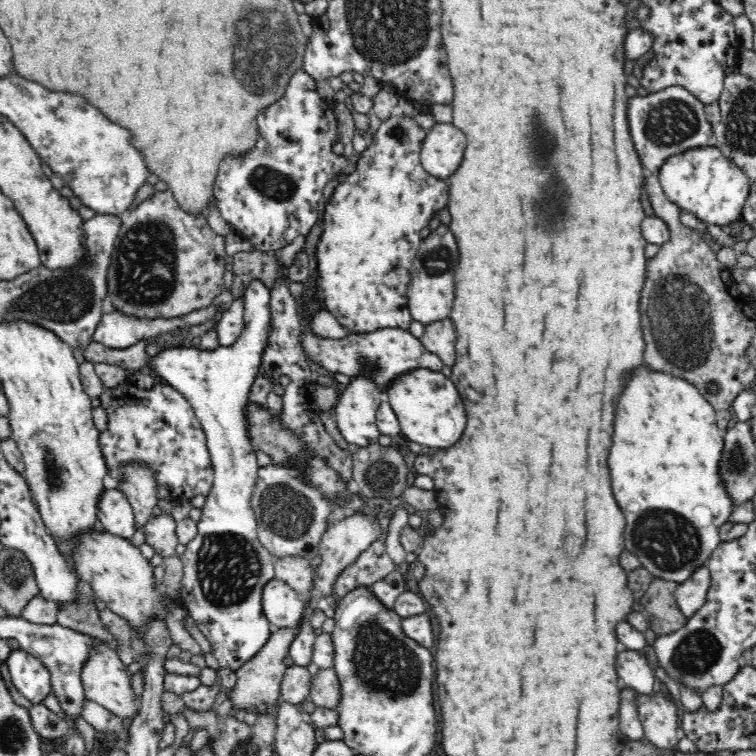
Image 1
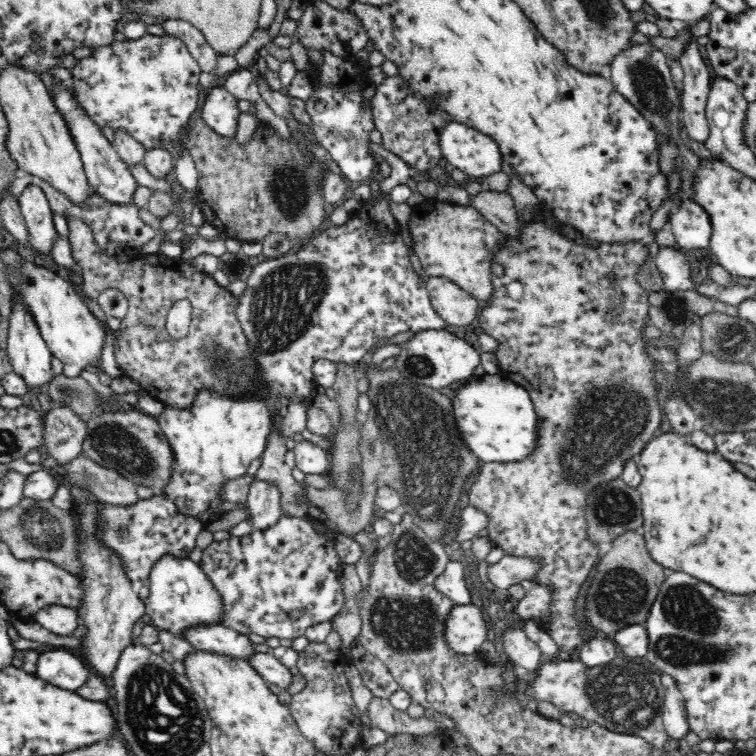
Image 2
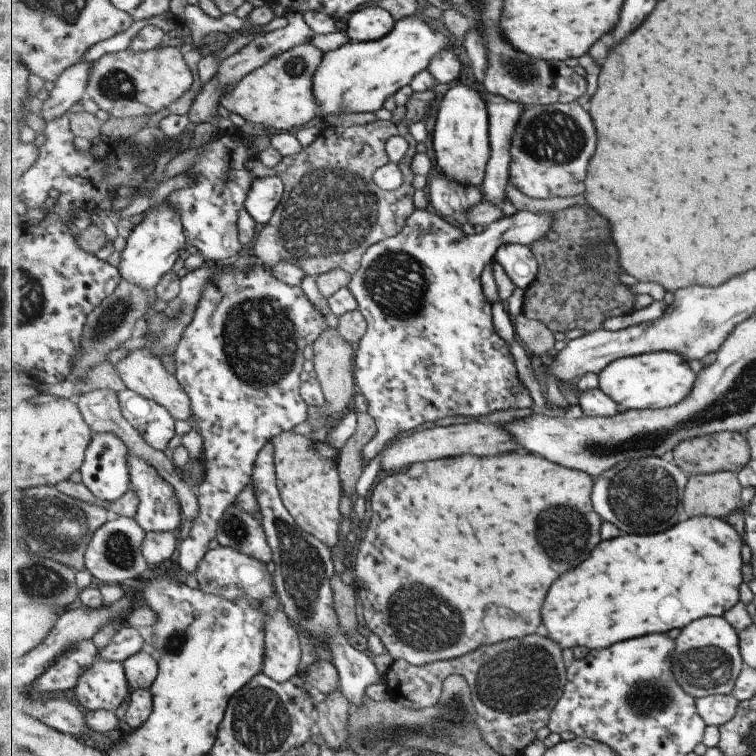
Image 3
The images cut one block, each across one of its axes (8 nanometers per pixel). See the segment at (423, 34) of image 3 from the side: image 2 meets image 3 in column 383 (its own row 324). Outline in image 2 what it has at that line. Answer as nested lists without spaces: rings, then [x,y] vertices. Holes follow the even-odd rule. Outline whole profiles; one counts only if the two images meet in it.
[[[26,261],[22,270],[11,272],[6,269],[11,284],[21,284],[29,309],[33,312],[41,335],[55,358],[64,363],[63,374],[79,376],[82,370],[100,360],[106,344],[106,324],[98,320],[84,303],[80,291],[54,272]]]

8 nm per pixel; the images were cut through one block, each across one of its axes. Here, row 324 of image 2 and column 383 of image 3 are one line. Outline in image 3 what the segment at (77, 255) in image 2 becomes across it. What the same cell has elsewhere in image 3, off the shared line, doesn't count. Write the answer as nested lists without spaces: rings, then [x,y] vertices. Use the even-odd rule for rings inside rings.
[[[417,99],[409,100],[406,108],[406,118],[401,119],[394,123],[393,121],[375,121],[365,126],[355,126],[355,127],[333,127],[329,126],[319,132],[317,138],[307,147],[305,147],[299,154],[287,155],[281,158],[281,160],[271,168],[268,168],[259,160],[258,157],[253,157],[248,160],[248,169],[256,177],[281,177],[284,182],[285,192],[279,206],[275,209],[274,215],[271,217],[271,220],[264,225],[264,227],[259,231],[256,241],[254,242],[254,247],[252,251],[254,252],[254,259],[261,260],[261,262],[269,265],[270,267],[276,267],[280,262],[291,263],[297,266],[300,266],[308,275],[311,275],[313,278],[319,277],[322,274],[331,272],[333,269],[342,268],[345,269],[348,273],[354,275],[358,268],[361,266],[363,257],[365,253],[369,250],[370,246],[376,245],[378,242],[387,240],[388,238],[397,236],[403,232],[405,225],[408,224],[409,217],[417,210],[415,204],[413,204],[413,194],[415,194],[415,188],[413,188],[413,180],[415,180],[415,173],[412,169],[412,162],[414,156],[417,154],[417,140],[411,136],[411,128],[409,125],[416,121],[424,121],[425,117],[429,112],[429,103],[420,103]],[[393,136],[403,136],[408,145],[408,150],[401,160],[397,163],[401,167],[402,173],[404,174],[403,184],[394,191],[383,190],[375,181],[374,174],[376,170],[379,170],[381,167],[391,163],[389,156],[387,156],[387,140],[393,138]]]

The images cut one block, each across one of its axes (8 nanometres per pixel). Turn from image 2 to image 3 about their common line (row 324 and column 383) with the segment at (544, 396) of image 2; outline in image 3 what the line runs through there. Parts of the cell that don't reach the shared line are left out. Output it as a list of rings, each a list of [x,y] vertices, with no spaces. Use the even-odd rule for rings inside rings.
[[[519,451],[490,457],[447,457],[437,461],[416,463],[403,471],[386,476],[372,492],[373,516],[364,537],[359,537],[355,559],[355,586],[368,631],[380,638],[388,656],[394,661],[405,659],[415,666],[456,659],[477,650],[483,644],[494,645],[495,642],[512,641],[534,635],[541,626],[541,608],[544,608],[543,602],[553,582],[565,572],[569,572],[569,568],[577,568],[581,562],[585,562],[589,554],[595,550],[595,546],[603,540],[601,524],[604,520],[592,501],[594,486],[593,478],[585,471],[561,466],[539,454]]]

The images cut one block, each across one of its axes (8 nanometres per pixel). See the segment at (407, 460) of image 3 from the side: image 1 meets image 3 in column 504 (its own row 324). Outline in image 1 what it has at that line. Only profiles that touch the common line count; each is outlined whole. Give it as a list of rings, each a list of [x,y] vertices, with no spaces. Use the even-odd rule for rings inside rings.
[[[446,317],[442,320],[435,320],[425,325],[422,334],[422,344],[430,352],[442,358],[444,364],[454,364],[455,340],[457,339],[456,329],[452,319]]]

